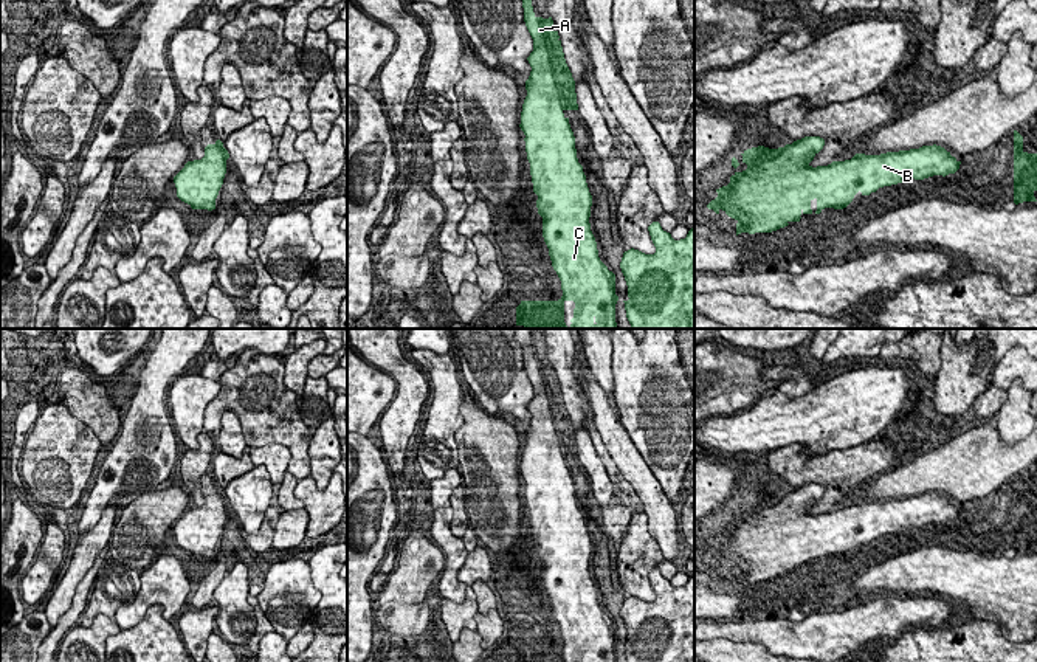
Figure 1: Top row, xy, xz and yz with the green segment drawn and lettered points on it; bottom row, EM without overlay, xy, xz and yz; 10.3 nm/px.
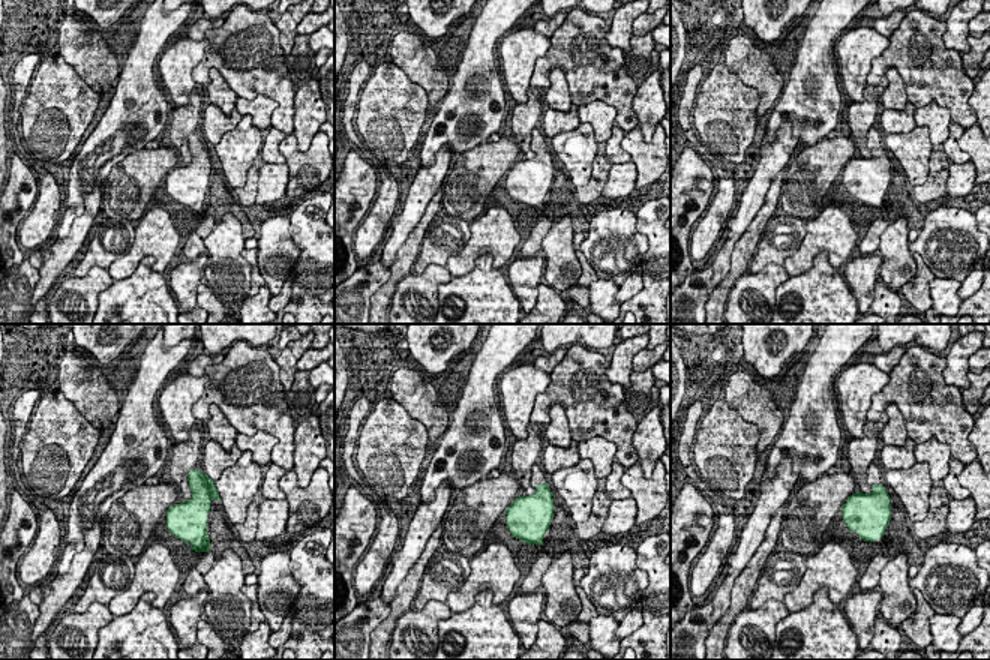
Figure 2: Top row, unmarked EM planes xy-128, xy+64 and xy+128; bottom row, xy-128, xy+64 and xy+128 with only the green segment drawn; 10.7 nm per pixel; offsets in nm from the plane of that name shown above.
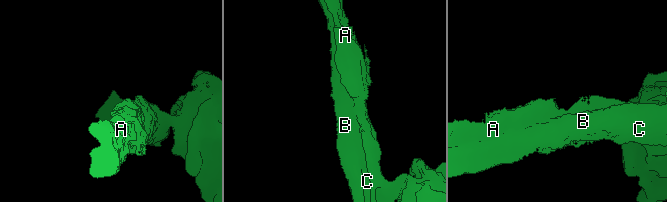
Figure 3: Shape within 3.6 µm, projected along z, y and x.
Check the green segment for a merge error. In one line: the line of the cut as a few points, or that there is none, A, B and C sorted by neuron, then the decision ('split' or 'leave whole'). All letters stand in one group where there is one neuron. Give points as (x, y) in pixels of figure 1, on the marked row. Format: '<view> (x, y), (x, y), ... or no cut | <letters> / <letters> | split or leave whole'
no cut | A B C | leave whole

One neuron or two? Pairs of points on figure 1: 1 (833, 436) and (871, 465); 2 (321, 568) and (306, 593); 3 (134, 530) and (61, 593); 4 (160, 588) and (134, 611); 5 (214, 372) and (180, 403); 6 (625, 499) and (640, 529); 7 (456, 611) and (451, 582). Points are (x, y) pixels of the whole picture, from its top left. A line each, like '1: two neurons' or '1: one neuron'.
1: two neurons
2: two neurons
3: two neurons
4: one neuron
5: two neurons
6: two neurons
7: two neurons

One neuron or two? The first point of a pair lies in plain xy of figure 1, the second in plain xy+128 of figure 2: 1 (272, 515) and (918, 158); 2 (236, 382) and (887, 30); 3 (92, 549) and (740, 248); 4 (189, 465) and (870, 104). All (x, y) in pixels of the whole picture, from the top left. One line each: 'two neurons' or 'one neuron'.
1: two neurons
2: two neurons
3: two neurons
4: one neuron

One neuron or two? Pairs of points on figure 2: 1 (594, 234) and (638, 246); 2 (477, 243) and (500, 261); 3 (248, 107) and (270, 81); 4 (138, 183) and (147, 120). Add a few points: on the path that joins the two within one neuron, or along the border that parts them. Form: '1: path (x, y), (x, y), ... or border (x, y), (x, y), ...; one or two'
1: path (605, 240), (614, 246), (627, 246); one
2: path (485, 243), (498, 254); one
3: border (239, 96), (272, 98), (278, 104), (272, 125); two
4: border (144, 147), (129, 152), (113, 168); two

